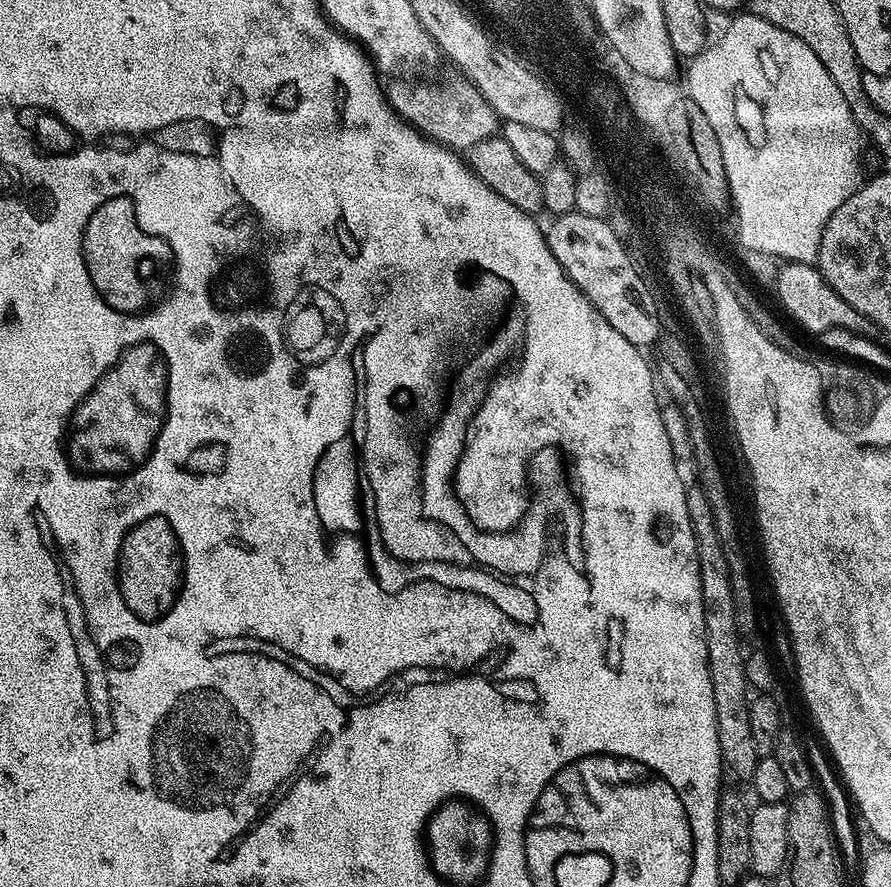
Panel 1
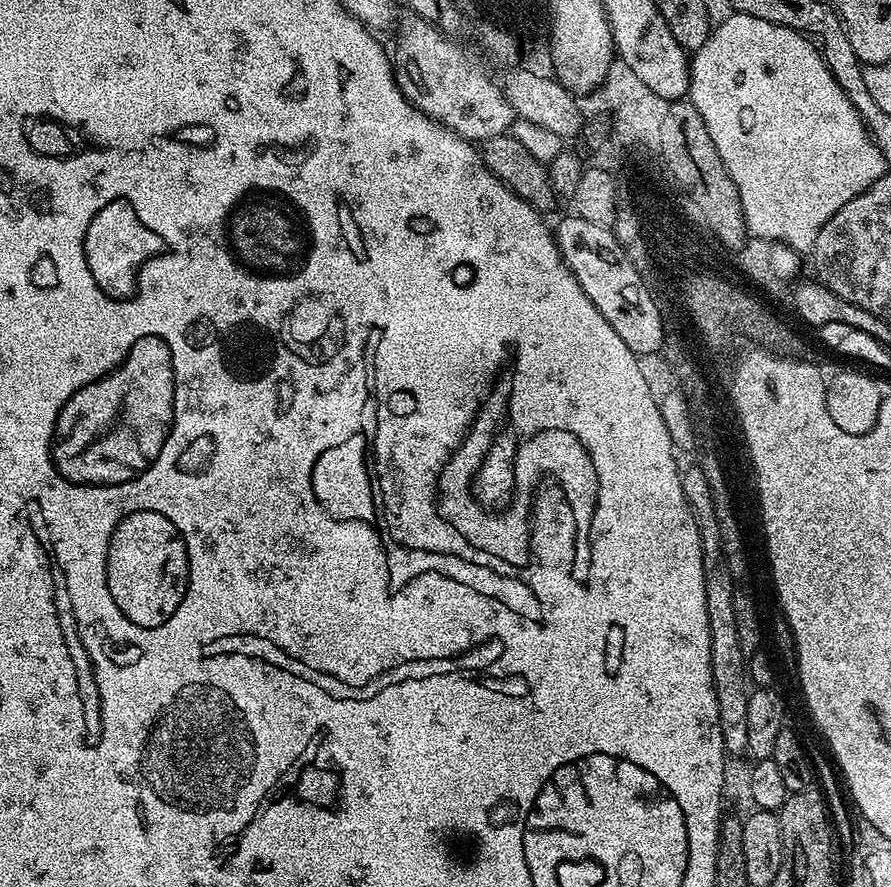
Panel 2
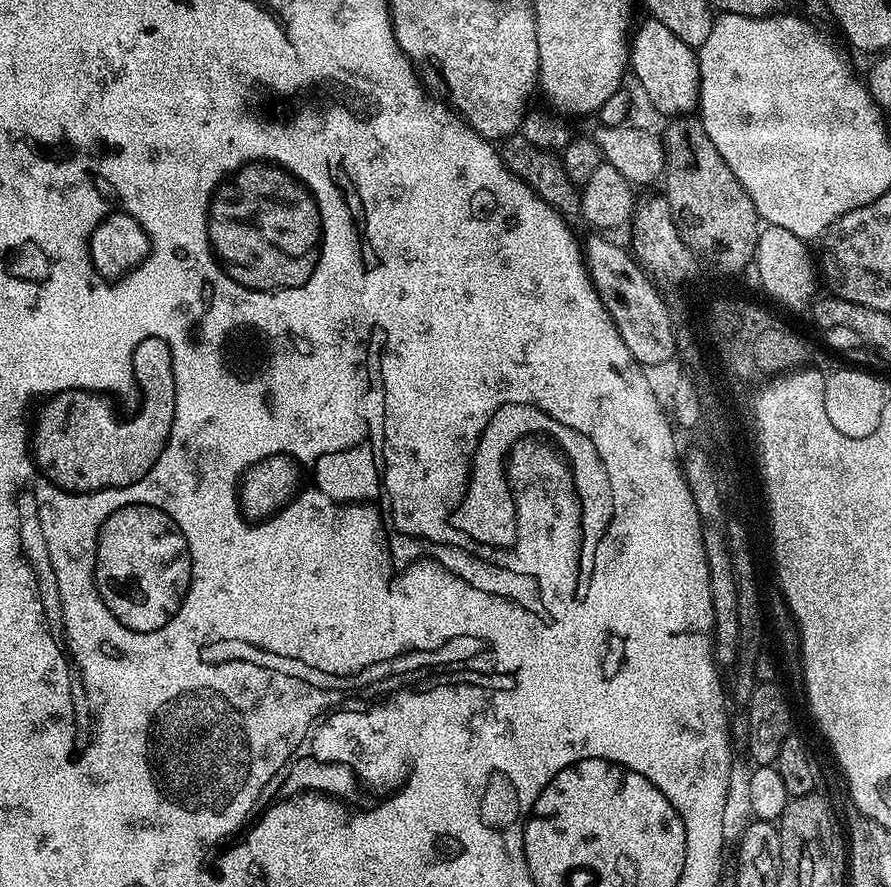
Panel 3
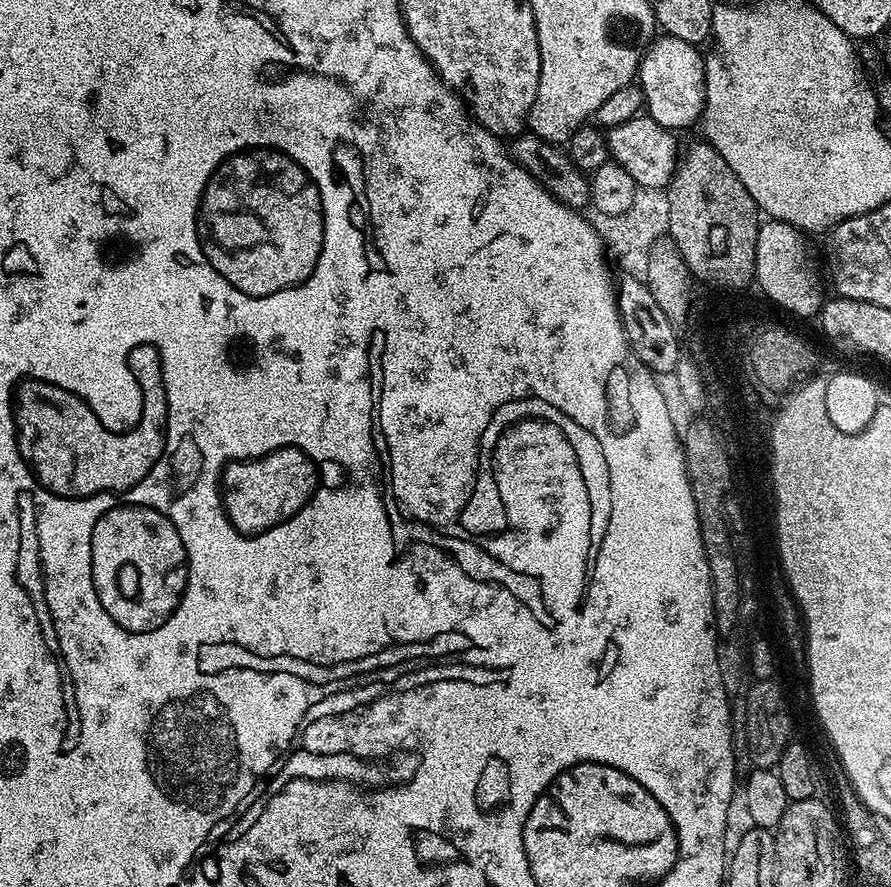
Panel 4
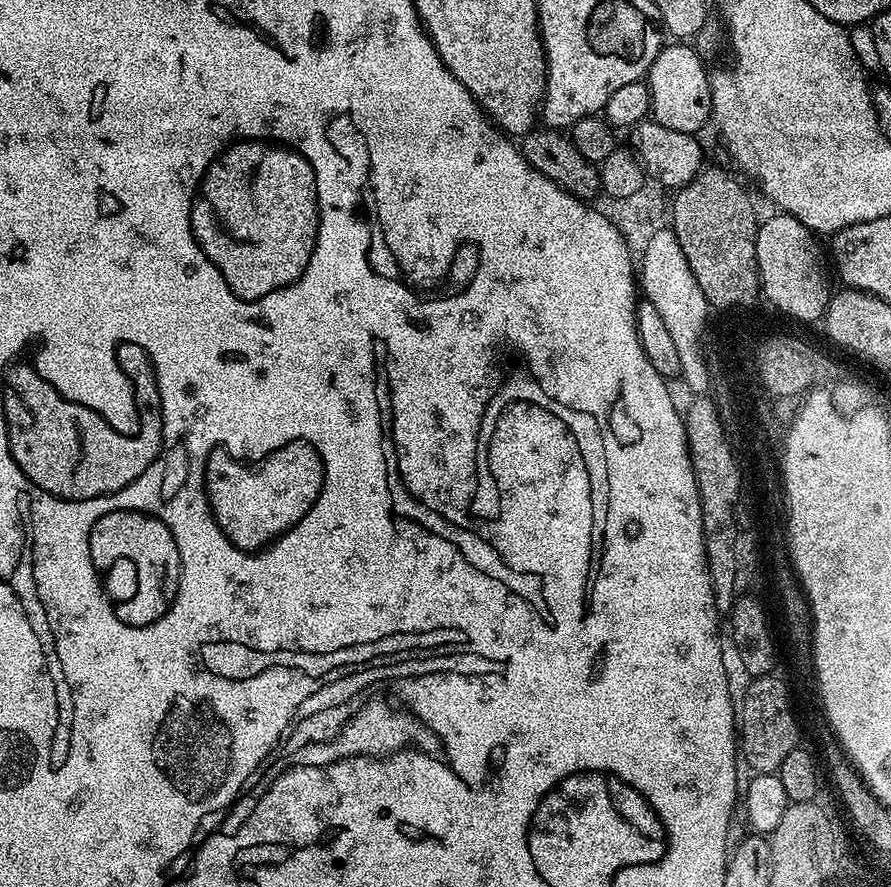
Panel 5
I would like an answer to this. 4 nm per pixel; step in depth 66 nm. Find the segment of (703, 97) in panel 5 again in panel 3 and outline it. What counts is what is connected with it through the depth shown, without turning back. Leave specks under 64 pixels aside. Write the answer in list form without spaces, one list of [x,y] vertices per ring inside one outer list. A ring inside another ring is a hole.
[[[644,18],[638,24],[630,36],[630,72],[636,75],[635,83],[646,90],[650,102],[665,117],[675,118],[691,113],[700,98],[700,62],[697,53],[689,44],[682,42],[678,34],[670,34],[662,22]]]

